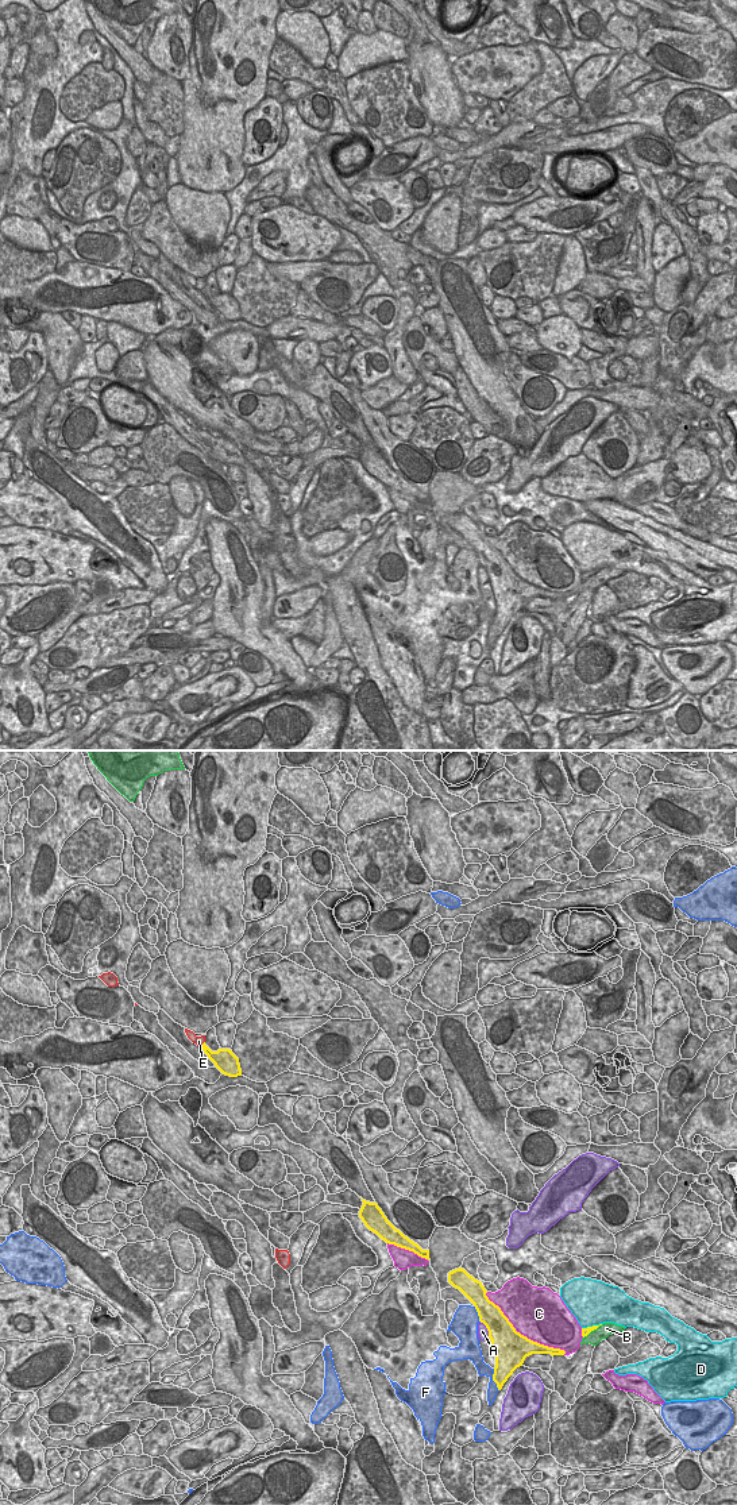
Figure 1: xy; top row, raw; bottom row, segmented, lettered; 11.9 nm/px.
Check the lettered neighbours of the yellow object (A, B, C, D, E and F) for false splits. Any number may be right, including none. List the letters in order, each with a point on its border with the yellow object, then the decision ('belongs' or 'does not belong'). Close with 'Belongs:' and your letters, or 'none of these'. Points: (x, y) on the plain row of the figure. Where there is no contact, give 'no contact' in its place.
A: xy (486, 571) | does not belong
B: xy (593, 574) | does not belong
C: xy (523, 579) | does not belong
D: xy (593, 570) | does not belong
E: xy (203, 288) | does not belong
F: xy (493, 624) | does not belong
Belongs: none of these

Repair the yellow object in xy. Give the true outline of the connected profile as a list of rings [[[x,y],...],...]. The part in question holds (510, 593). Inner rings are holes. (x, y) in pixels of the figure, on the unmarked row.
[[[459,512],[449,516],[448,526],[474,548],[479,566],[489,575],[495,599],[493,625],[497,628],[498,634],[502,633],[513,615],[522,610],[526,601],[532,598],[551,598],[552,601],[566,598],[564,594],[540,589],[517,576],[501,552],[489,544],[482,526],[464,513]]]

